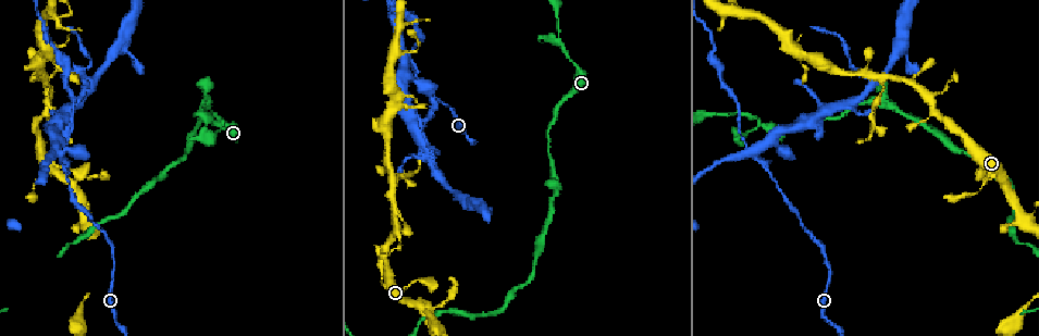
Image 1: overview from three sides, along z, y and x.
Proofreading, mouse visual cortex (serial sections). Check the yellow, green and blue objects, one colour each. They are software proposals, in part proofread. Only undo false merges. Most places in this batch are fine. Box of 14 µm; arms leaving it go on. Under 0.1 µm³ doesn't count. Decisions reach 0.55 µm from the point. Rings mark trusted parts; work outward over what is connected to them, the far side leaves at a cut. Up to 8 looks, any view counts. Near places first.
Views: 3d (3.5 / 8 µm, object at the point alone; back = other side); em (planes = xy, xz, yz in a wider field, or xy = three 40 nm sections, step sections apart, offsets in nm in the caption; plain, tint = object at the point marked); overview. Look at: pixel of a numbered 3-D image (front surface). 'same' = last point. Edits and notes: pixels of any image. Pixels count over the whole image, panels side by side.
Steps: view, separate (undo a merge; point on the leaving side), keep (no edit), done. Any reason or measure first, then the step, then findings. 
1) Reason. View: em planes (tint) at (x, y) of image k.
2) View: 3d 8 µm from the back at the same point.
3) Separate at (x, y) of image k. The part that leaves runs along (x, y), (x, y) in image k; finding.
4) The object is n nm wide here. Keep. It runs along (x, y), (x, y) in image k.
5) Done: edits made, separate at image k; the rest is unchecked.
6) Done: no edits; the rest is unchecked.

Thin neck. View: 3d 3.5 µm from the back at (759, 124) of image 1.

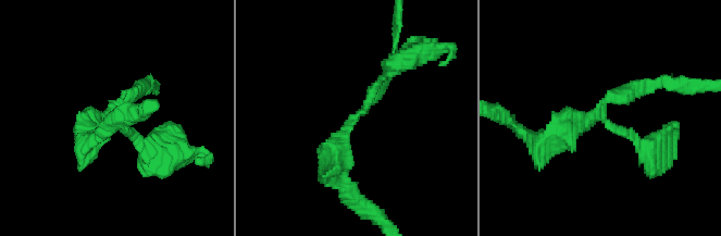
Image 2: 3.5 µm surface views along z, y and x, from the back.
View: em xy step 3 (tint) at (111, 108) of image 2.

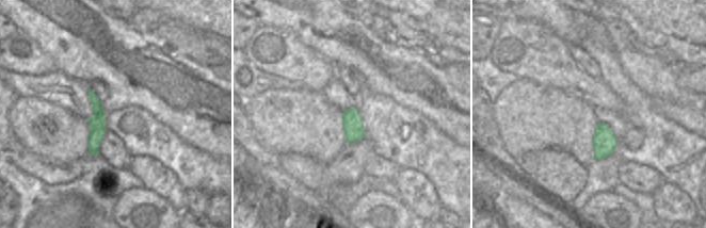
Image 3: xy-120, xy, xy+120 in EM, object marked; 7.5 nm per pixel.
The object is 150 nm wide here. Keep. It runs along (91, 94), (97, 106), (93, 152) in image 3; one cell here.

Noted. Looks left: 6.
Four or more arms meet. View: 3d 3.5 µm at (60, 156) of image 1.

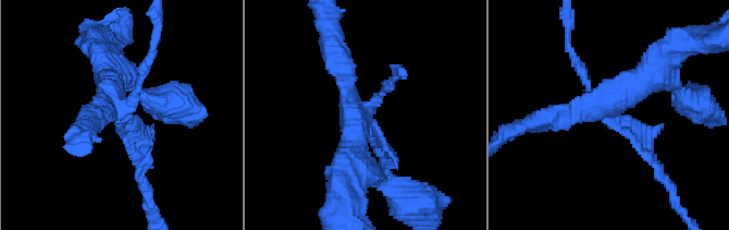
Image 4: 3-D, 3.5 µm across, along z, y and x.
4 arms meet here; the arms are 100, 150, 300, 400 nm wide. View: em xy step 2 (tint) at (370, 119) of image 4.

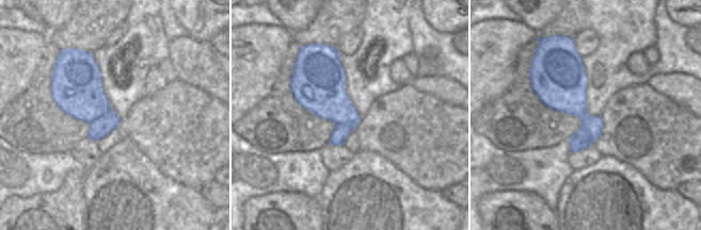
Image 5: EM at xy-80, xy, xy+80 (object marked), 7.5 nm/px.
Separate at (627, 89) of image 4. The part that leaves runs along (644, 145), (614, 105), (651, 74) in image 4; two cells meet here.

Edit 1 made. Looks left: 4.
View: 3d 3.5 µm at (884, 77) of image 1.

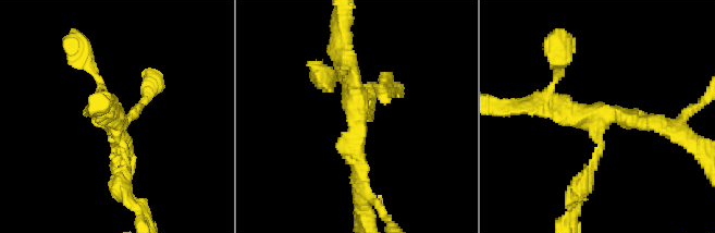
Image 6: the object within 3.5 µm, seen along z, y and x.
3 arms meet here; the arms are 100, 200, 300 nm wide. View: em planes (plain) at (603, 114) of image 6.

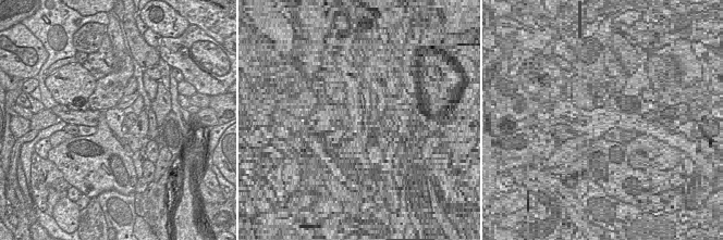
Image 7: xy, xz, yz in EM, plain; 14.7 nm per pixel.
Where the object lies. View: em planes (tint) at the same point.

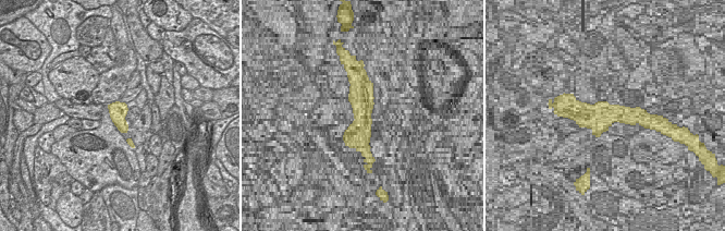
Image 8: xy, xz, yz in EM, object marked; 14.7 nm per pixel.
Keep. It runs along (672, 130), (652, 120), (538, 103) in image 6; continuous, no second cell.

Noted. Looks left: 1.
Done: edits made, separate at image 4; the rest is unchecked.

